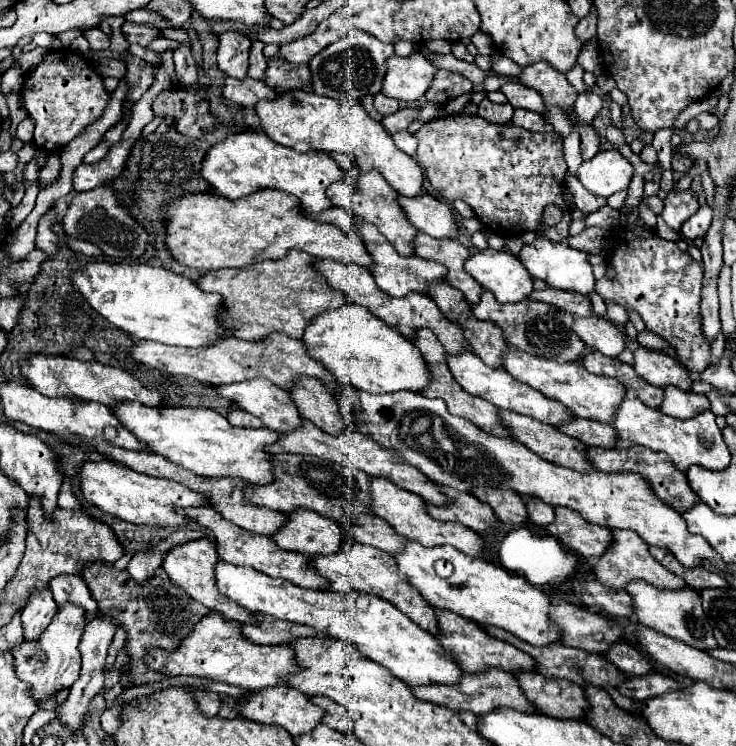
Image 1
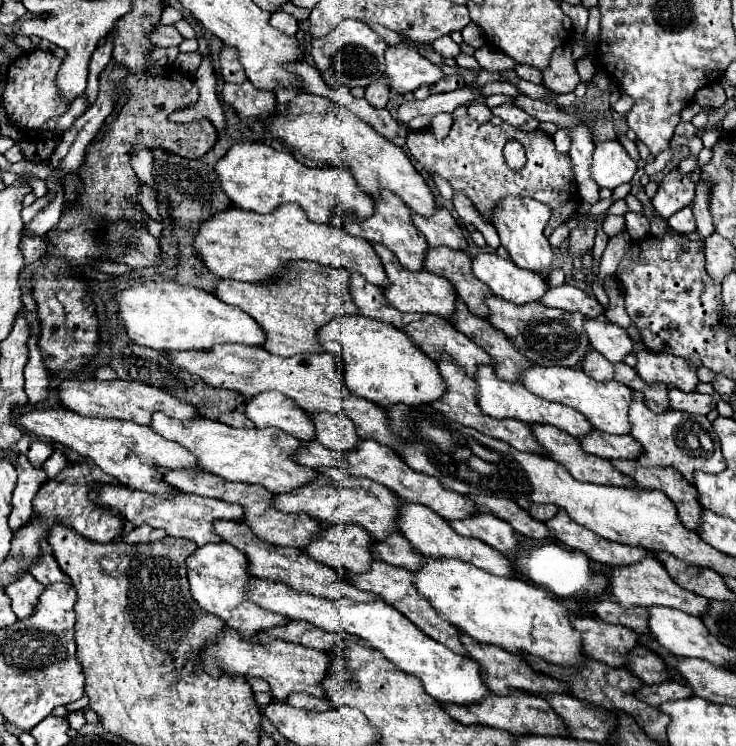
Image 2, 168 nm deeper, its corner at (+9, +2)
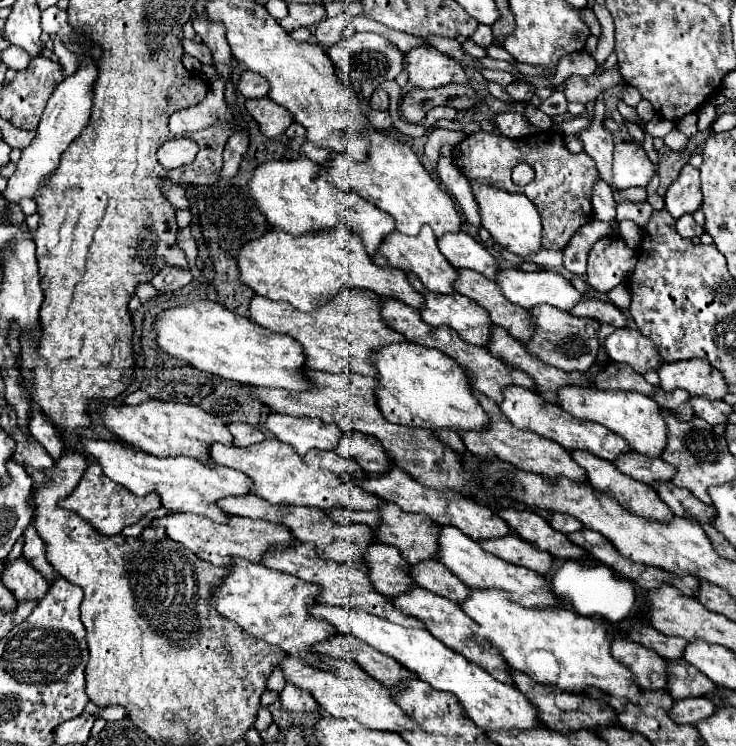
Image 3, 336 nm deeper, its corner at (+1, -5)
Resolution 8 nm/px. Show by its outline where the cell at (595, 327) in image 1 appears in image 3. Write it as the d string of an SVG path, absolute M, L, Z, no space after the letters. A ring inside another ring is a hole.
M616 329L604 343L608 357L616 363L626 363L638 373L646 373L648 369L656 369L662 359L654 351L654 343L644 339L638 329Z

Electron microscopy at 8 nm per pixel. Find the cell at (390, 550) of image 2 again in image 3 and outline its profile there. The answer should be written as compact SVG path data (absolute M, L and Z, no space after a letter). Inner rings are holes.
M426 559L424 563L420 561L420 563L412 565L410 577L414 579L416 585L420 585L432 593L438 593L442 597L448 597L456 603L466 599L468 587L458 577L454 577L440 561Z

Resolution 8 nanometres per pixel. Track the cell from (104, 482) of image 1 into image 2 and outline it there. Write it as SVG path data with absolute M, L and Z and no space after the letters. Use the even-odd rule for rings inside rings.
M102 486L102 490L98 492L98 500L104 506L122 512L124 518L132 522L134 526L148 524L152 528L162 528L168 536L192 540L196 542L196 546L204 546L210 542L222 542L222 538L214 532L216 520L234 520L234 522L244 520L244 508L240 504L232 504L232 502L224 502L216 498L204 498L196 494L184 494L184 492L176 492L176 498L164 500L164 498L152 496L140 490L132 490L128 486Z

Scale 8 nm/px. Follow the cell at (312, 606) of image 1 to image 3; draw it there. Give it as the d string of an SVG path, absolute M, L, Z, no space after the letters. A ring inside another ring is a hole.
M310 605L310 615L324 619L330 623L338 633L354 635L360 641L366 641L374 649L378 649L384 655L390 655L398 663L402 663L408 671L418 675L422 681L430 683L438 691L454 693L464 709L464 715L472 719L480 729L530 729L540 725L538 715L534 715L534 707L526 703L526 697L508 683L496 681L488 671L482 667L468 663L460 653L454 653L446 645L442 645L436 637L432 637L426 629L414 629L414 627L402 627L394 625L388 619L370 615L366 611L358 609L346 609L346 607L334 607L334 605Z

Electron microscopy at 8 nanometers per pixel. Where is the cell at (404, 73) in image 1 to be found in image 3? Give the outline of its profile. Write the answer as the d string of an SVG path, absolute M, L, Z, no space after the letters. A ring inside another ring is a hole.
M434 47L410 49L406 53L406 71L408 83L420 89L434 89L448 83L468 83L466 71Z

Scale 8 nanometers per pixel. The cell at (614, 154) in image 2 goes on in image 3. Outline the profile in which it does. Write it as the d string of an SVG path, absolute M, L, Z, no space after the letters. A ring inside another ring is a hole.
M632 141L616 143L614 147L614 165L612 165L612 187L628 189L628 187L646 187L654 175L654 165Z

